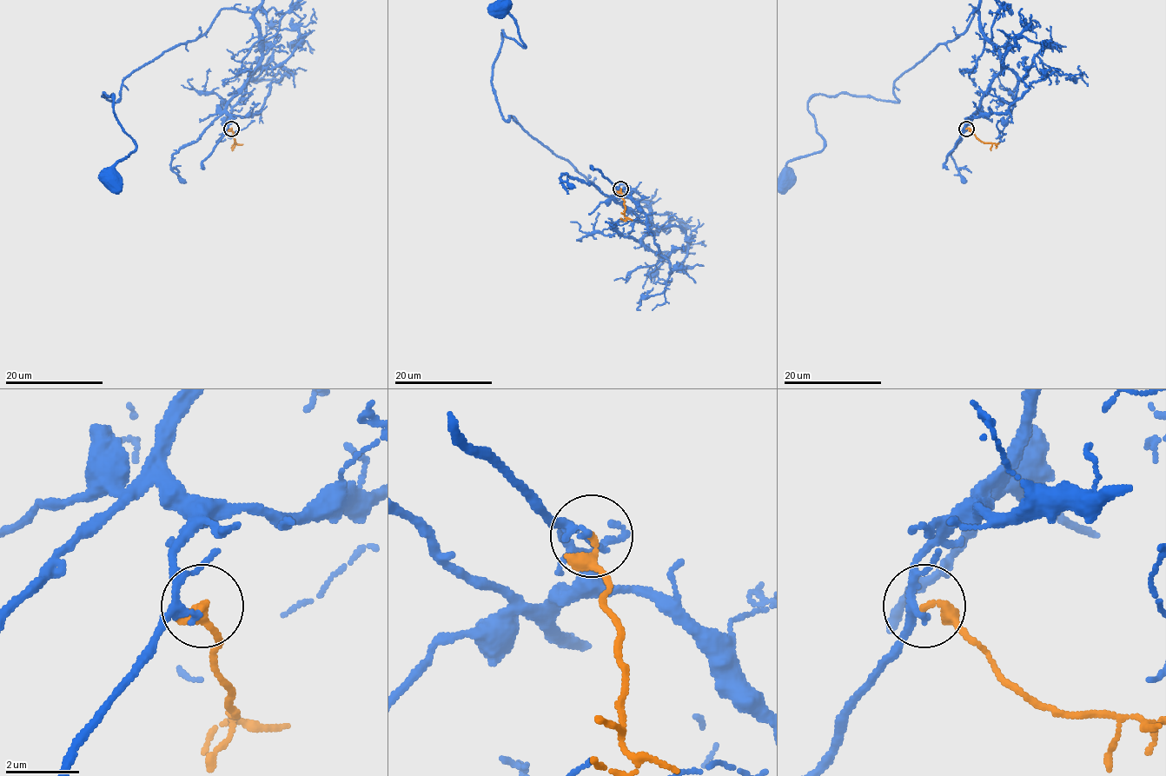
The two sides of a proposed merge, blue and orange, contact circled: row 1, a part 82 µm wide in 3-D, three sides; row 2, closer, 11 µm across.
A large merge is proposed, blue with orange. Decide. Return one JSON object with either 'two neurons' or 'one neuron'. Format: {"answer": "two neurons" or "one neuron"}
{"answer": "two neurons"}

